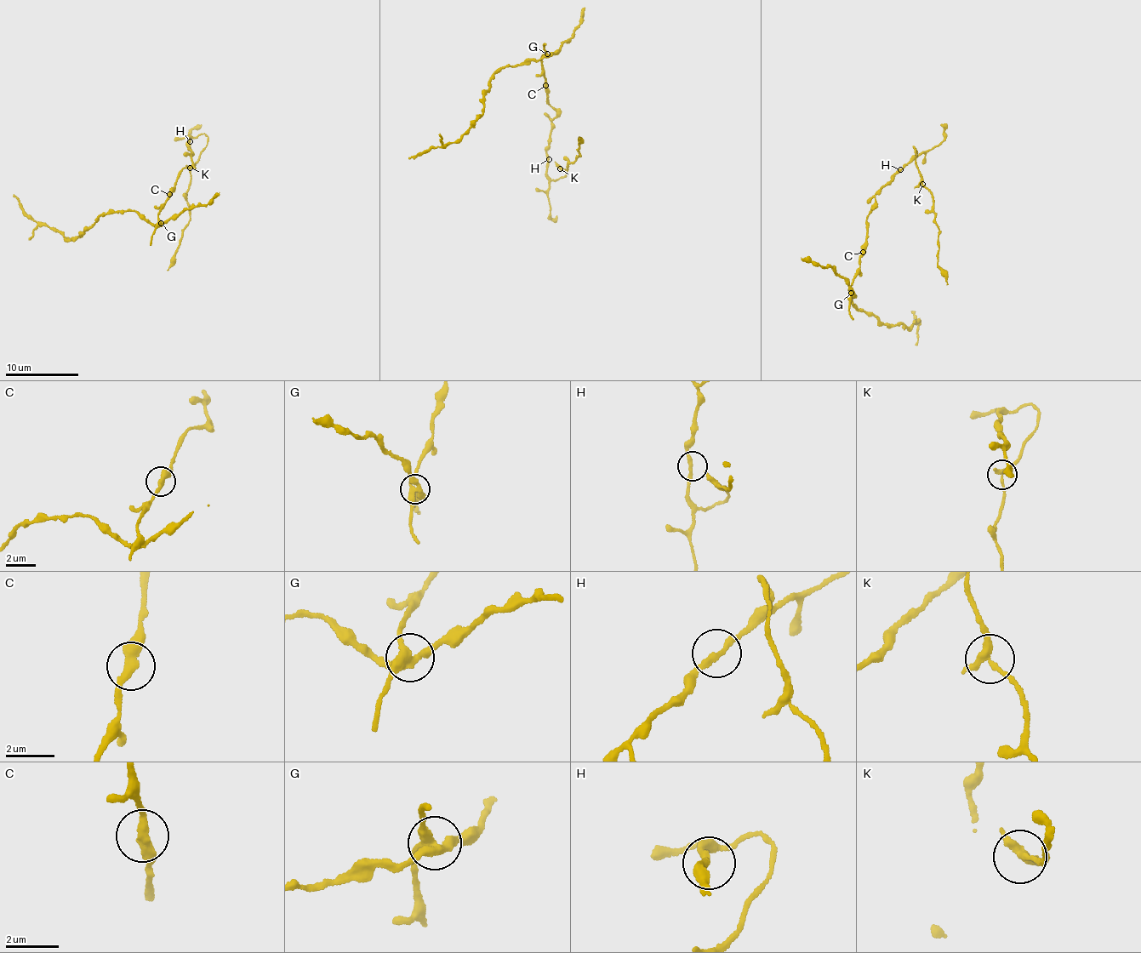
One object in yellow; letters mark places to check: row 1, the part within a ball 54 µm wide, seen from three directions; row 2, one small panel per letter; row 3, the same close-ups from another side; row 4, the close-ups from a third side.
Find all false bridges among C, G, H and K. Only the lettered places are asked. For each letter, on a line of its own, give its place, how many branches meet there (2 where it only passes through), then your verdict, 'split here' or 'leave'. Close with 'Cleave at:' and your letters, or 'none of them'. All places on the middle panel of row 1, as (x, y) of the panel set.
C: place (545, 85); branches 2; leave
G: place (547, 54); branches 4; split here
H: place (549, 159); branches 2; leave
K: place (560, 168); branches 2; split here
Cleave at: G, K

